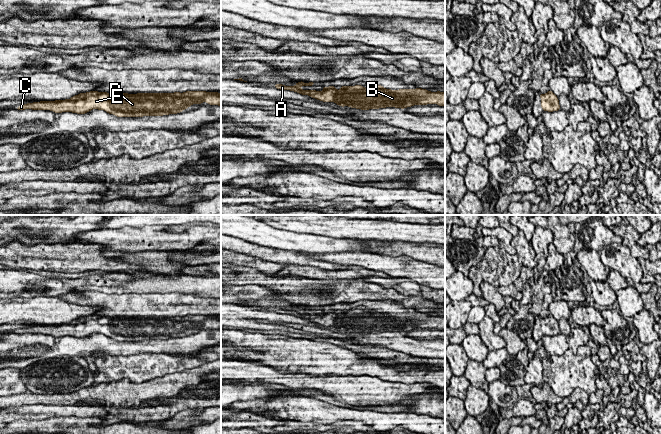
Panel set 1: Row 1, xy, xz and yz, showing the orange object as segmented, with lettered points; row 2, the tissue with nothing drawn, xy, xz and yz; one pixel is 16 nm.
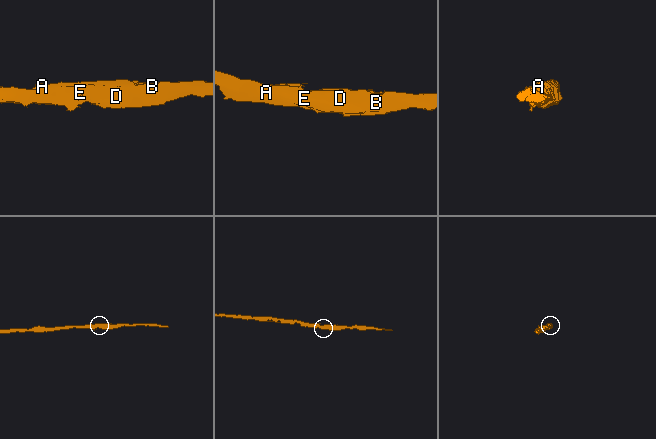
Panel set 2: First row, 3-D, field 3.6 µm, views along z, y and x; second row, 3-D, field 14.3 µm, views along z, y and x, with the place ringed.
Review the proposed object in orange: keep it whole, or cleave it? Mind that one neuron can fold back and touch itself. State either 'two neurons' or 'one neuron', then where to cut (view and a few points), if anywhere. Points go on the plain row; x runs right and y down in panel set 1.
one neuron; no cut

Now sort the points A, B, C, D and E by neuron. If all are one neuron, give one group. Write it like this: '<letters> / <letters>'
A B C D E

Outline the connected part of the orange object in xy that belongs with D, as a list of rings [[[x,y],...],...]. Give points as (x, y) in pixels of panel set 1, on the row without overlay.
[[[200,314],[137,318],[90,315],[66,324],[47,324],[19,329],[16,334],[50,334],[54,337],[85,338],[92,333],[98,333],[117,341],[143,341],[181,337],[191,329],[200,329],[202,326],[221,330],[221,317]]]

